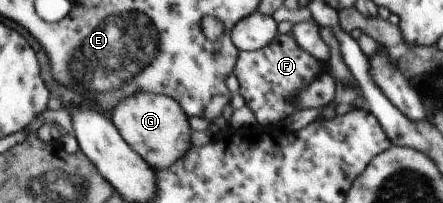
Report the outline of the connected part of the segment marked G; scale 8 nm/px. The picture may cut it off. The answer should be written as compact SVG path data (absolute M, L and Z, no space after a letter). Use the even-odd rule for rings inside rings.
M137 91L130 97L123 97L120 102L110 111L111 121L117 128L119 135L125 140L129 147L147 162L147 165L152 169L167 169L172 166L178 159L181 159L185 152L193 146L190 142L191 128L187 117L181 106L170 98L168 95L156 93L147 93Z

